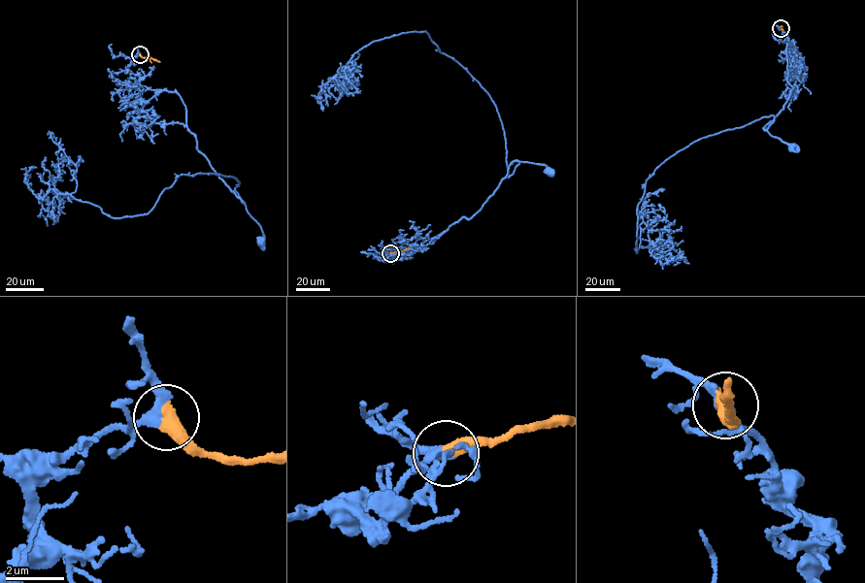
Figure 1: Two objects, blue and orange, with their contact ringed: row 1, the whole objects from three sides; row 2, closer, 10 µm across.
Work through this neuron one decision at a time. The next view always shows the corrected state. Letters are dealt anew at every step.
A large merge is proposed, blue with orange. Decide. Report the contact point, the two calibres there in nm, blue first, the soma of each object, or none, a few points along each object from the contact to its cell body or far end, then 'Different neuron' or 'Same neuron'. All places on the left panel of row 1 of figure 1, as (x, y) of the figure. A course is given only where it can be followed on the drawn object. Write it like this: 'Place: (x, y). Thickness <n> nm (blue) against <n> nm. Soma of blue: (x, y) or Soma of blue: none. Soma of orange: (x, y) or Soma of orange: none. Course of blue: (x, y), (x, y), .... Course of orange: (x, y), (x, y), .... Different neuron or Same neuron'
Place: (140, 54). Thickness 300 nm (blue) against 550 nm. Soma of blue: (261, 242). Soma of orange: none. Course of blue: (140, 55), (132, 58), (128, 69), (143, 85), (179, 95), (198, 149), (243, 202), (260, 227), (261, 241). Course of orange: (140, 55), (160, 61). Same neuron

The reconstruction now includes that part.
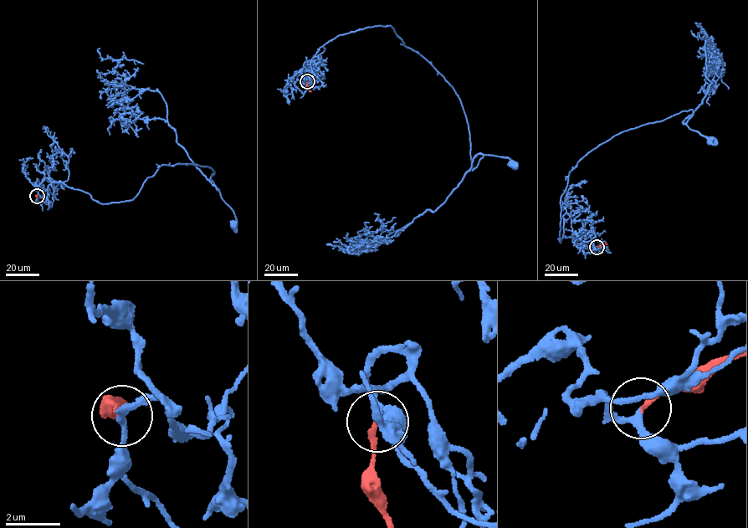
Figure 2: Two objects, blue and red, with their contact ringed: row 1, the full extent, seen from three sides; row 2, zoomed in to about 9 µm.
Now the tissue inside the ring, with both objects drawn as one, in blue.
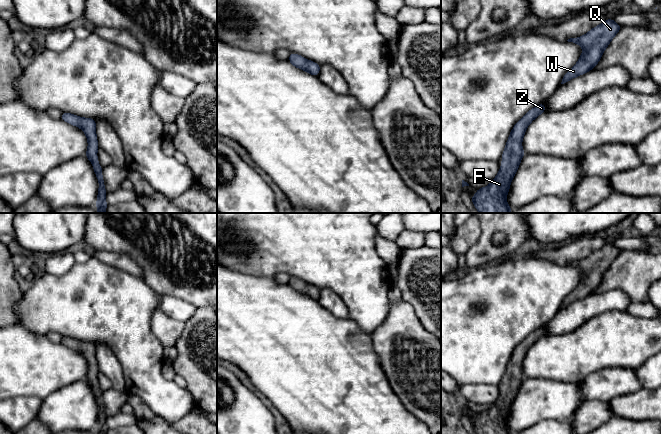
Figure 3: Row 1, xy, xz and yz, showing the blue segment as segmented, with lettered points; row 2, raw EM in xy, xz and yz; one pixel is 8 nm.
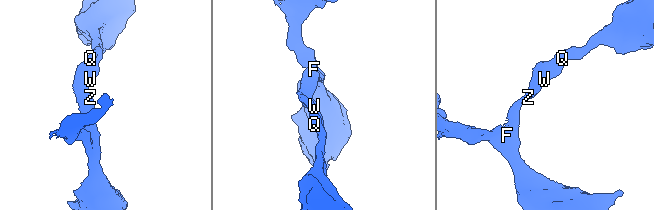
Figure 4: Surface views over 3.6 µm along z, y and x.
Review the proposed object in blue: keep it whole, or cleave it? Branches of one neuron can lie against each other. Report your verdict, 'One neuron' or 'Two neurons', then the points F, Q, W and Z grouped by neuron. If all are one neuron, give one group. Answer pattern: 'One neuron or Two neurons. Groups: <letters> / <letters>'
One neuron. Groups: F Q W Z

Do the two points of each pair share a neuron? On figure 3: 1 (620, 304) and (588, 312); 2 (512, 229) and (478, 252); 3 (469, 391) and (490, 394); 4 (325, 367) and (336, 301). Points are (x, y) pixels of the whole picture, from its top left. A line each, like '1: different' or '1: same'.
1: same
2: same
3: same
4: different

